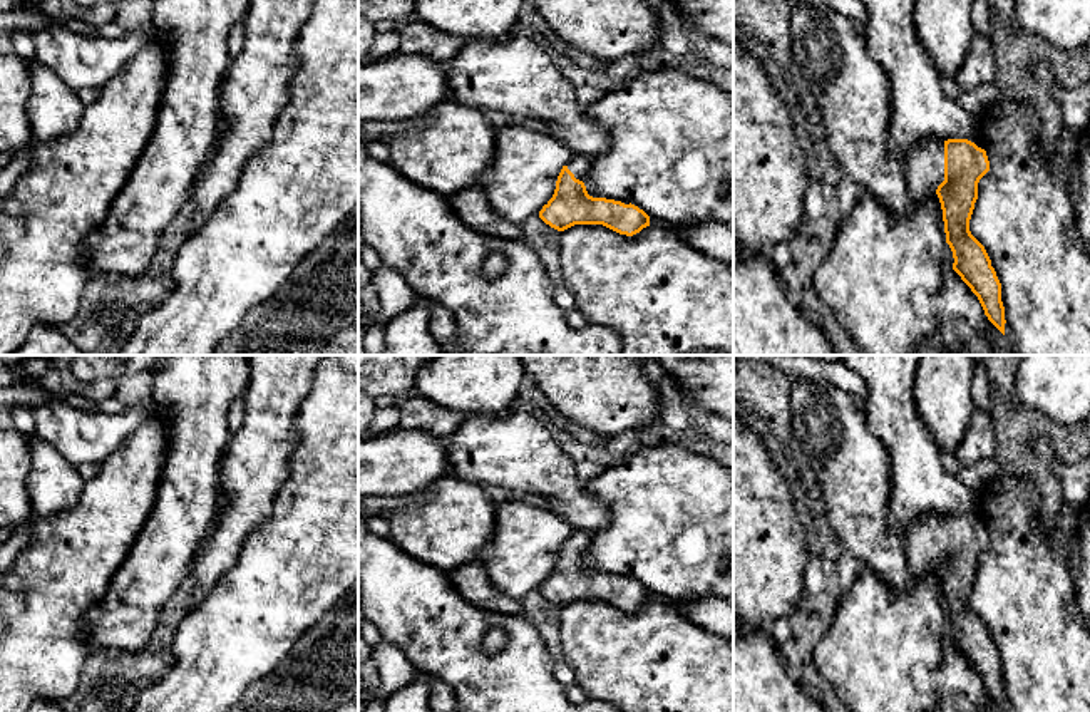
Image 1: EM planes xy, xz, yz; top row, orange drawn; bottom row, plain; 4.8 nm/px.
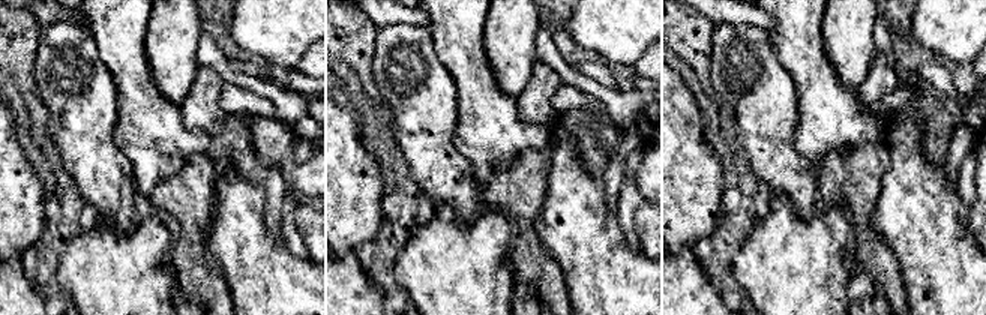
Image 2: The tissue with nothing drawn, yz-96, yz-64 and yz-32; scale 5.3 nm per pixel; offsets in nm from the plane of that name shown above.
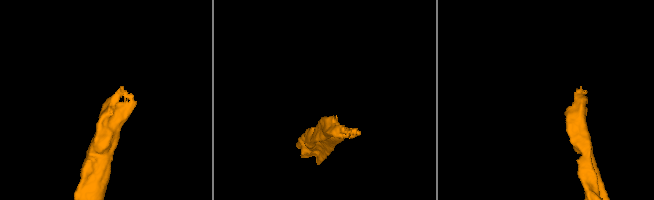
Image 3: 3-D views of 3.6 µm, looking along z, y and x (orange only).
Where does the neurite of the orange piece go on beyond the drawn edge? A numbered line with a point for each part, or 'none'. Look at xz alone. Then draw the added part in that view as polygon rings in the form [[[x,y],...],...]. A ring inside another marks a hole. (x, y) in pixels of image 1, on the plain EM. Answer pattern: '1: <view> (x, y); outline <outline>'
1: xz (580, 540); outline [[[573,529],[571,536],[566,541],[576,555],[584,558],[584,553],[588,551],[591,541],[591,531]]]

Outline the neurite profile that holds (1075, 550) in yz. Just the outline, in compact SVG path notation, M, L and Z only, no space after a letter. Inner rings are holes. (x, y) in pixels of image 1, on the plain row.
M1075 533L1072 534L1072 546L1070 546L1070 570L1075 585L1080 575L1080 561L1082 561L1082 544L1080 544L1080 536Z

